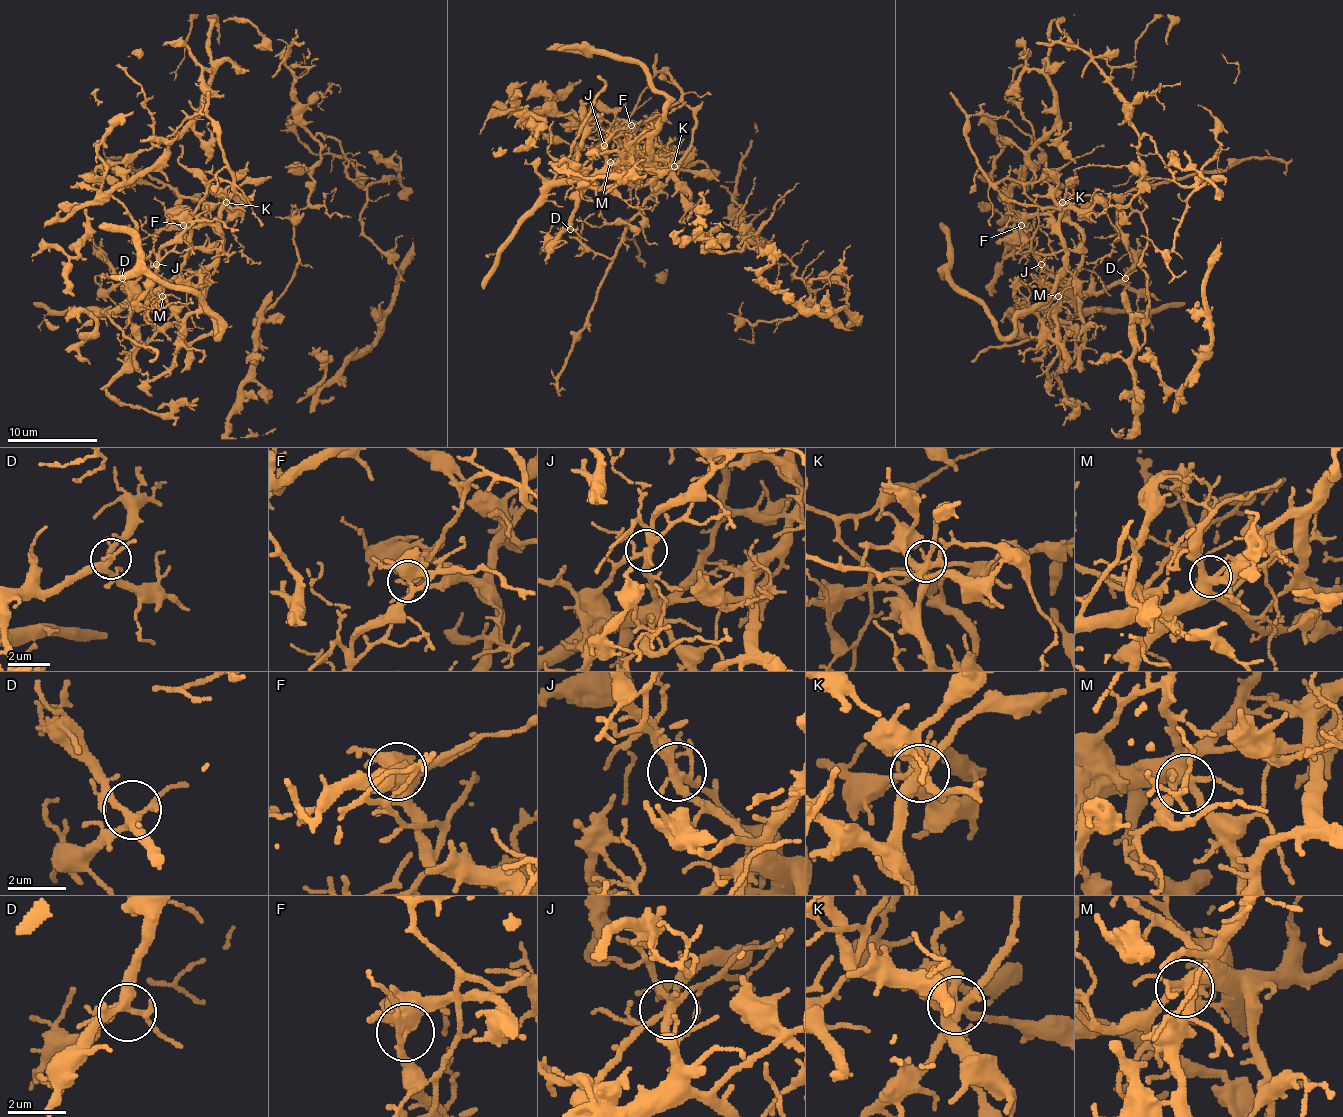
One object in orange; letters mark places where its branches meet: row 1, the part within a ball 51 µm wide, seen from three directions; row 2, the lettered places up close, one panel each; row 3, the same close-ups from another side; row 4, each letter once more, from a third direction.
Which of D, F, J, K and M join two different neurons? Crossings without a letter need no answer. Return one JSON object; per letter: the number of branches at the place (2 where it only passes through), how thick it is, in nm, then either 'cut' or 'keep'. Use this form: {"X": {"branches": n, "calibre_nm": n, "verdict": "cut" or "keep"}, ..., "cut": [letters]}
{"D": {"branches": 5, "calibre_nm": 280, "verdict": "keep"}, "F": {"branches": 4, "calibre_nm": 400, "verdict": "cut"}, "J": {"branches": 5, "calibre_nm": 320, "verdict": "cut"}, "K": {"branches": 5, "calibre_nm": 360, "verdict": "cut"}, "M": {"branches": 5, "calibre_nm": 380, "verdict": "keep"}, "cut": ["F", "J", "K"]}

